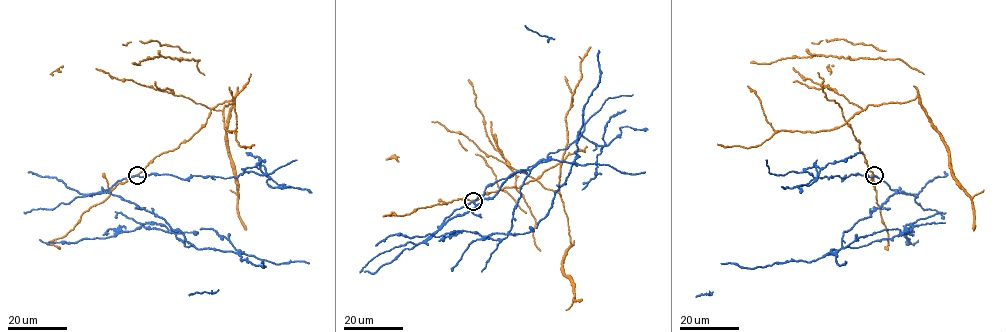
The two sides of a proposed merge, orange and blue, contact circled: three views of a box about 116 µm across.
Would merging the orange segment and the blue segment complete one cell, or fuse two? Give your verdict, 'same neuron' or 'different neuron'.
different neuron

